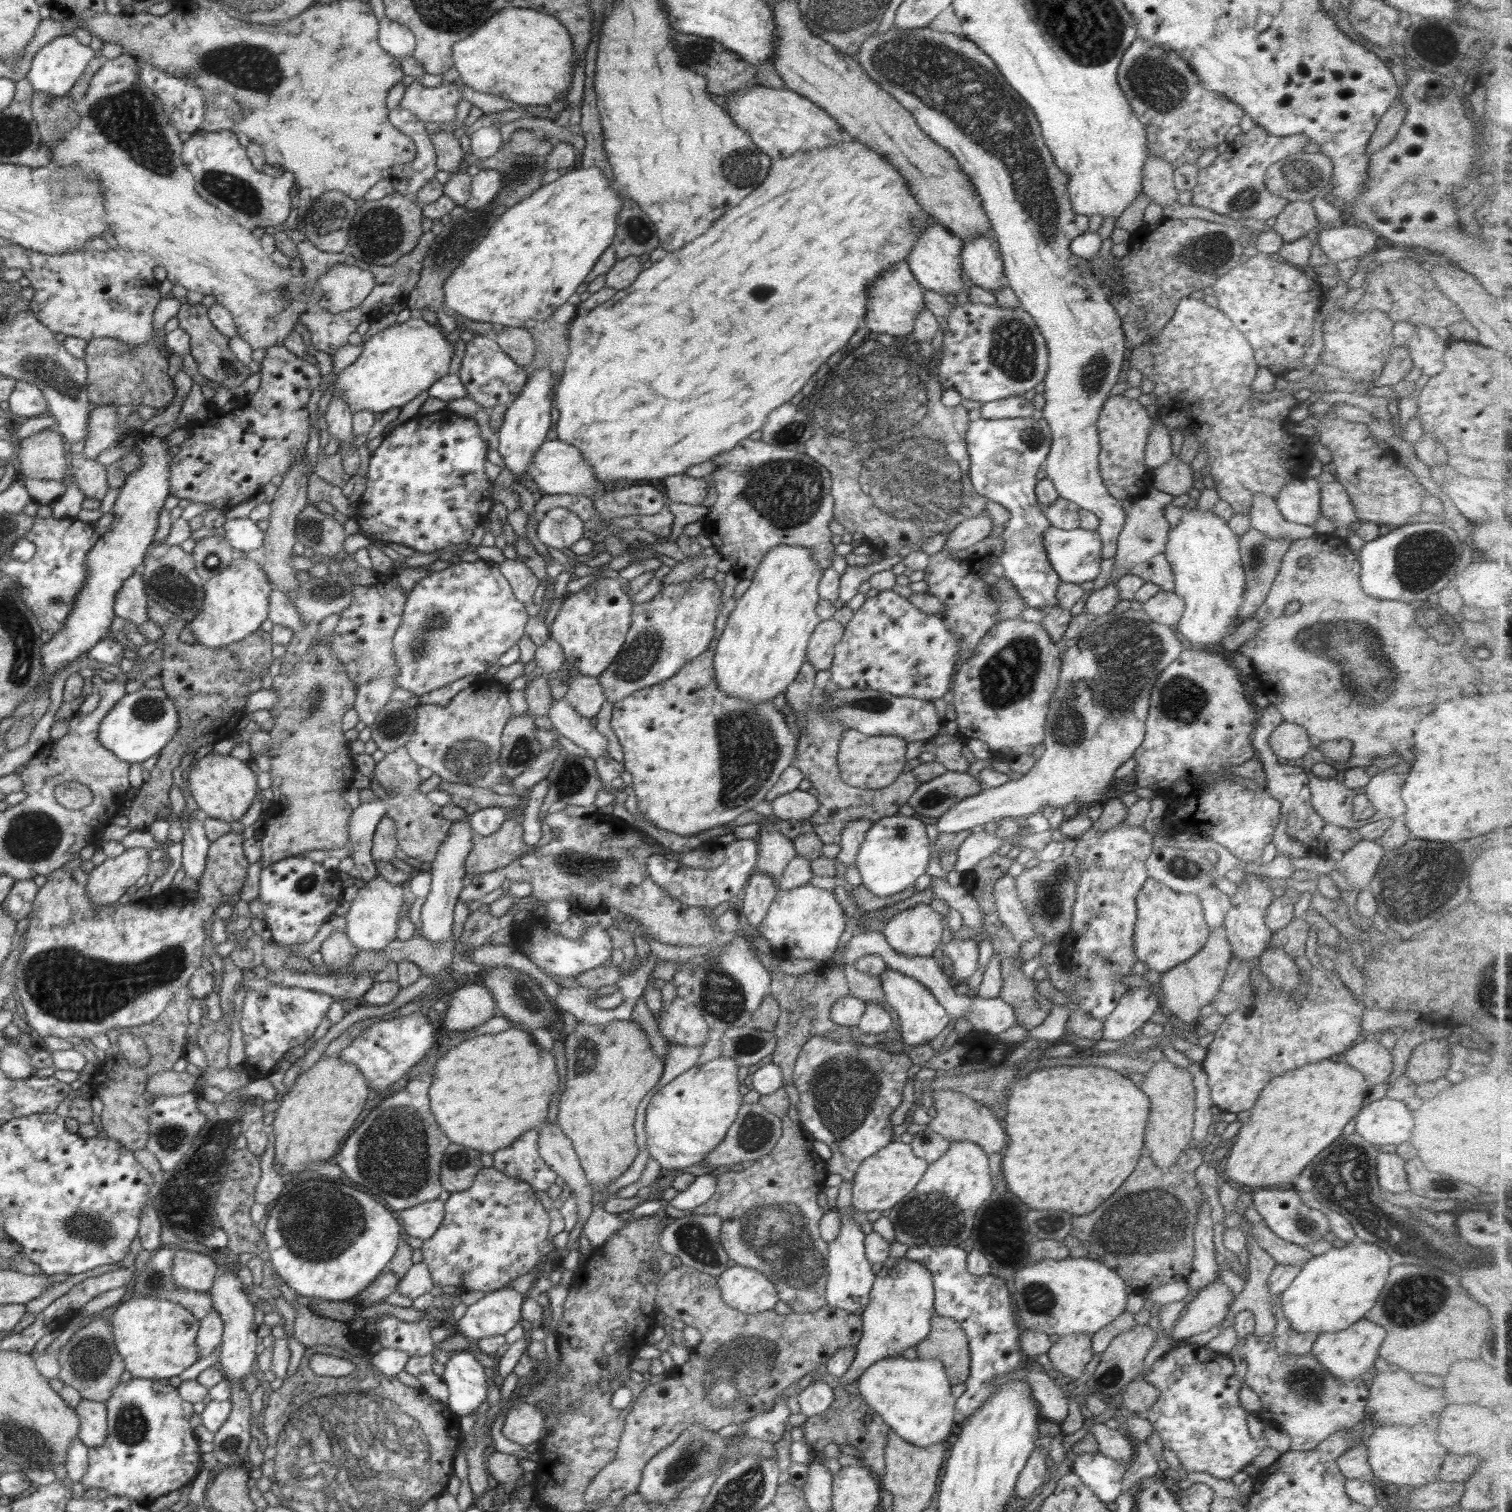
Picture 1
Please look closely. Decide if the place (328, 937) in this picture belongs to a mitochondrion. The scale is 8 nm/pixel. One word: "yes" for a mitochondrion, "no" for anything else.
no

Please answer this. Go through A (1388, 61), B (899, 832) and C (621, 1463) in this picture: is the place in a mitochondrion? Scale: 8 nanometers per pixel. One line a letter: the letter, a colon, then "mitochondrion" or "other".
A: other
B: mitochondrion
C: other

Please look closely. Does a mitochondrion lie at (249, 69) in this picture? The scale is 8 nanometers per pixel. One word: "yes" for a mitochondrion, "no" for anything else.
yes

